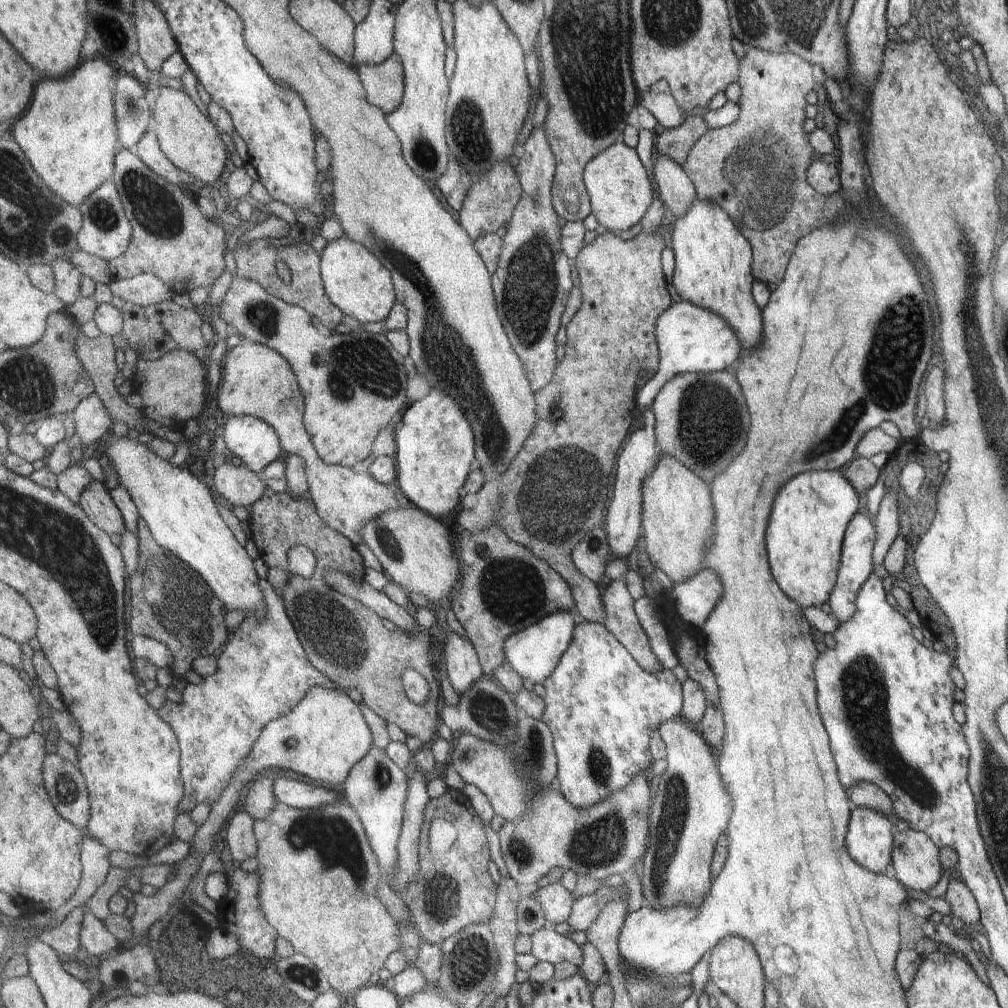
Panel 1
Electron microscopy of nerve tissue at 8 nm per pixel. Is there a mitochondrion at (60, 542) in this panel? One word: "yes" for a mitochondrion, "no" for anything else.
yes

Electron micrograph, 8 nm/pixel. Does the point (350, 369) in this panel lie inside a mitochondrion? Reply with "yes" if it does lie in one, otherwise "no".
yes

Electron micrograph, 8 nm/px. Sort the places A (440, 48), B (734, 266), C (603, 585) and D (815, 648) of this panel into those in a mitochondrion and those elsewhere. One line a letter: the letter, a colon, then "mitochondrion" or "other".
A: other
B: other
C: other
D: other

